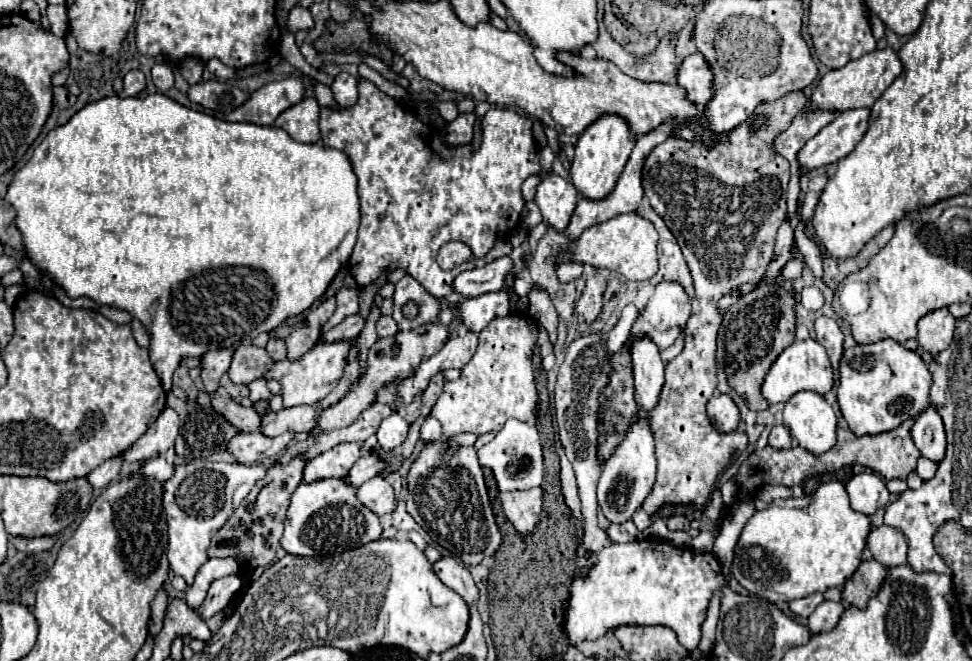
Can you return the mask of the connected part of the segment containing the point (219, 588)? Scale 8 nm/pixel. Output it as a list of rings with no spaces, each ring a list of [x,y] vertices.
[[[228,575],[228,577],[222,577],[222,579],[214,581],[208,589],[208,595],[206,595],[202,607],[198,609],[198,615],[202,619],[208,619],[208,617],[216,615],[218,611],[222,611],[230,603],[232,595],[240,587],[242,587],[242,577],[240,575]]]

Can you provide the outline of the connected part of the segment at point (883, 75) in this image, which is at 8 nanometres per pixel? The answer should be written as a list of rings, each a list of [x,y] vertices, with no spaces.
[[[876,49],[868,55],[862,55],[856,61],[850,61],[842,69],[832,69],[828,71],[812,91],[812,99],[808,103],[810,111],[826,109],[826,111],[848,111],[848,109],[858,109],[858,107],[872,107],[872,103],[888,89],[888,85],[900,75],[902,63],[896,55],[894,49]]]

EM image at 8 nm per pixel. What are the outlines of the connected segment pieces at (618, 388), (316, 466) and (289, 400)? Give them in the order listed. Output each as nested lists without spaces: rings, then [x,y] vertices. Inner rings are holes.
[[[626,345],[614,359],[610,361],[610,383],[602,389],[600,395],[600,411],[598,411],[598,459],[606,461],[618,443],[622,443],[622,435],[630,429],[630,423],[634,423],[634,415],[638,415],[638,405],[634,401],[634,379],[632,379],[632,359],[630,359],[630,347]]]
[[[340,443],[332,447],[330,451],[324,451],[322,455],[310,459],[304,467],[304,483],[312,483],[318,479],[340,479],[344,477],[354,461],[360,457],[360,445],[358,443]]]
[[[348,341],[340,343],[318,343],[314,345],[306,355],[302,355],[296,361],[278,361],[272,371],[264,375],[264,379],[278,379],[282,385],[282,395],[284,395],[284,409],[296,407],[296,405],[314,405],[322,401],[340,381],[342,371],[346,367],[346,355],[350,351]]]

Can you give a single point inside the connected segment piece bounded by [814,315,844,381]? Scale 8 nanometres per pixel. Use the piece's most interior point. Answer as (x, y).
(828, 333)

